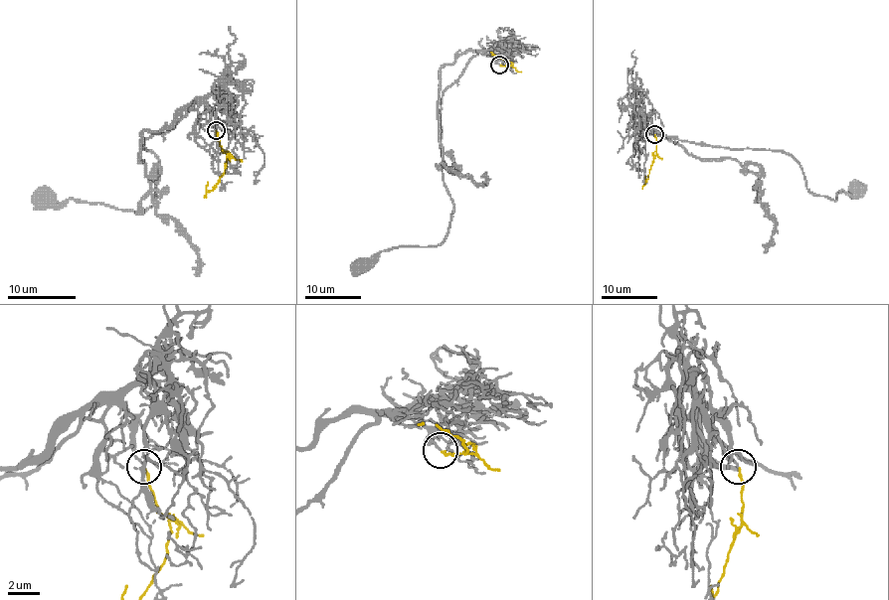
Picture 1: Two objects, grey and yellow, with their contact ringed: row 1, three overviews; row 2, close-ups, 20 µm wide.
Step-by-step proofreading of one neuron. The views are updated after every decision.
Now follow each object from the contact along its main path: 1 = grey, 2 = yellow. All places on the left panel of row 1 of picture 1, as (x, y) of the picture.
1: (216, 130), (211, 110), (194, 101), (168, 130), (144, 139), (158, 160), (156, 194), (137, 211), (39, 196)
2: (216, 130), (220, 146), (227, 155), (227, 168), (211, 191), (206, 189), (208, 182)

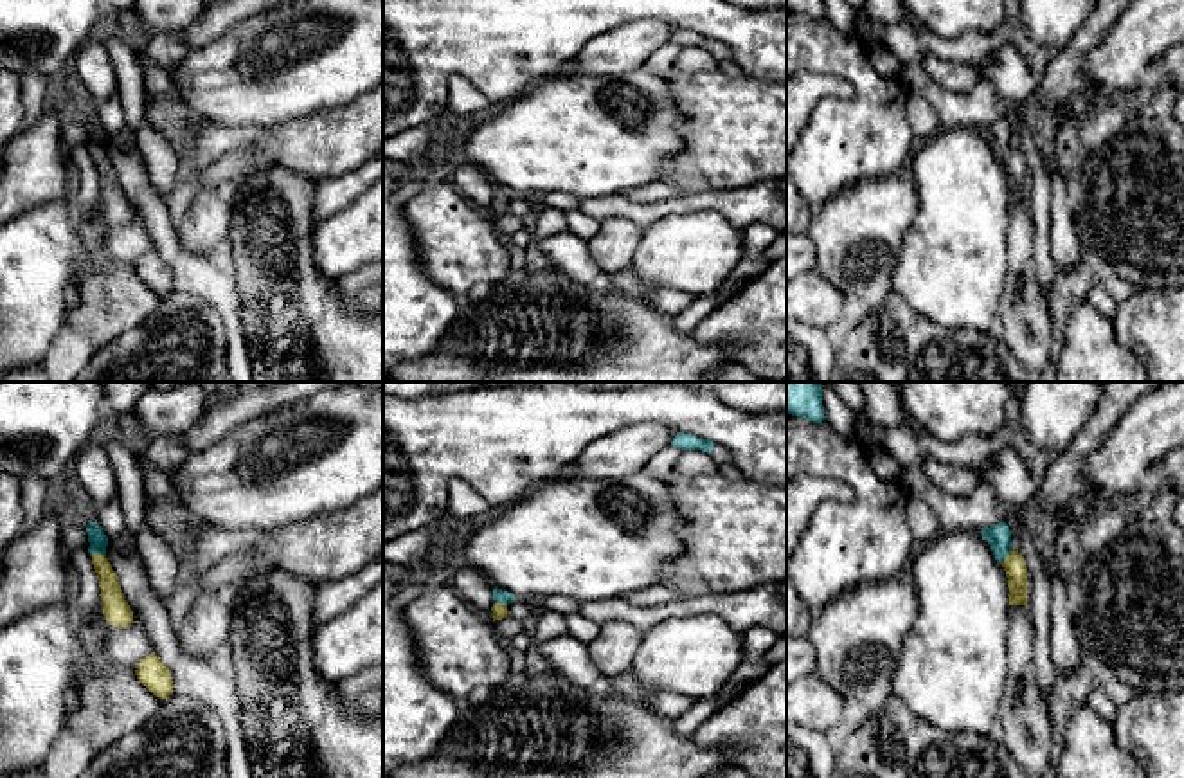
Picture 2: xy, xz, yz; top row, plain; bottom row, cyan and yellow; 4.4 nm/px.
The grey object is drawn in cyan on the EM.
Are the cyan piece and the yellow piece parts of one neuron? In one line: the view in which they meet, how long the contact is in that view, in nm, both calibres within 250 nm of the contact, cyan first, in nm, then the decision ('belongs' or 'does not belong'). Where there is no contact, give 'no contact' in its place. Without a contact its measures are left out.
xy | 70 nm | 80/110 nm | belongs

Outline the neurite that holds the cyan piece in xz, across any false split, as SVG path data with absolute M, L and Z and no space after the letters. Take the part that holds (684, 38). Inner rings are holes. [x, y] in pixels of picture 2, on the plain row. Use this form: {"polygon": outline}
{"polygon": "M678 29L673 34L671 41L675 41L680 47L702 47L702 49L711 50L711 47L714 45L716 40L713 40L709 36L702 36L702 34L693 32L693 31Z"}

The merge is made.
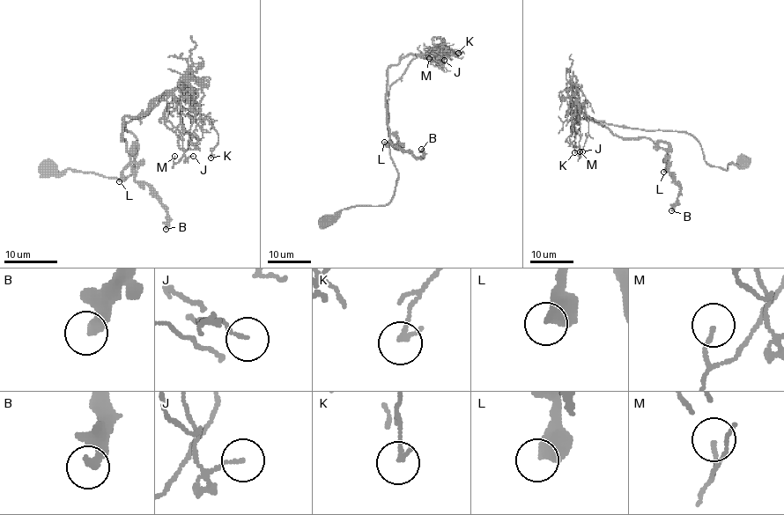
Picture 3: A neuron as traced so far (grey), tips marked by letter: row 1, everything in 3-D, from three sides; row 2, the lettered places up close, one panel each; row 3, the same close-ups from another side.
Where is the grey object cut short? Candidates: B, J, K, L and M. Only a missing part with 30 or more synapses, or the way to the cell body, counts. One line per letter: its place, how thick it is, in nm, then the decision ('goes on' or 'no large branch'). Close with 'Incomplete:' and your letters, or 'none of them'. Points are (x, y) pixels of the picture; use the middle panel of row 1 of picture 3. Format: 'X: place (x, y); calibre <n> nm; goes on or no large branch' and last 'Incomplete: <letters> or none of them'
B: place (421, 149); calibre 320 nm; no large branch
J: place (444, 60); calibre 100 nm; no large branch
K: place (458, 53); calibre 150 nm; no large branch
L: place (384, 142); calibre 420 nm; no large branch
M: place (429, 58); calibre 120 nm; no large branch
Incomplete: none of them

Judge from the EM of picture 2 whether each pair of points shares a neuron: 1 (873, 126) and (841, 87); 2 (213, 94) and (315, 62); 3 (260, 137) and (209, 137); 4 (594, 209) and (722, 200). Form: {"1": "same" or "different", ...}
{"1": "different", "2": "same", "3": "same", "4": "same"}

